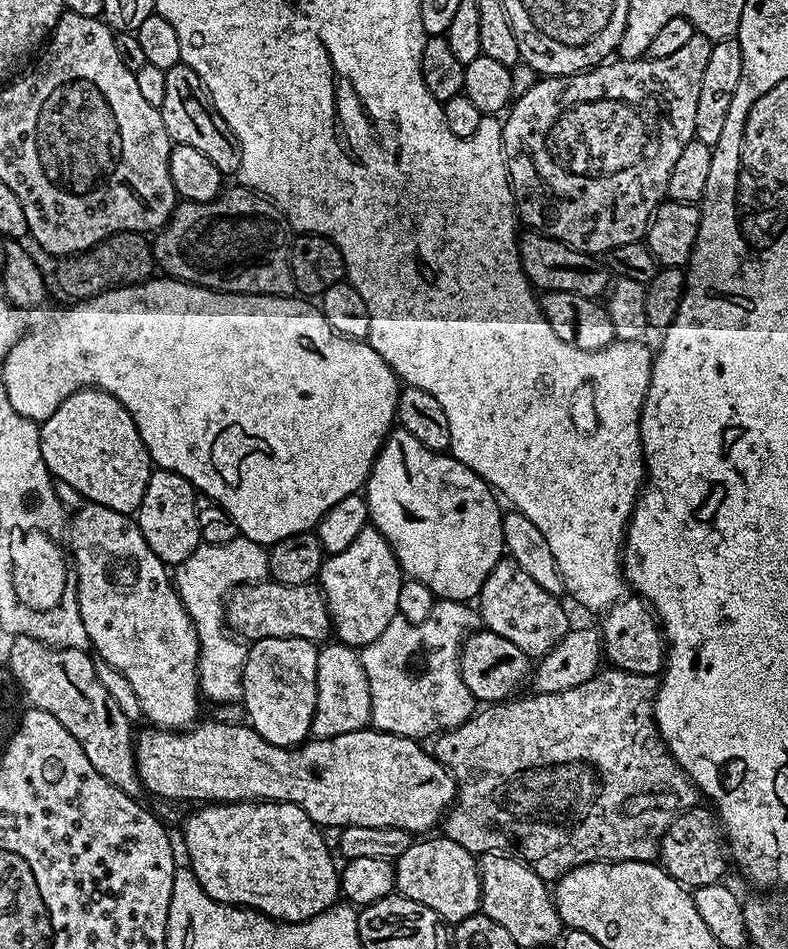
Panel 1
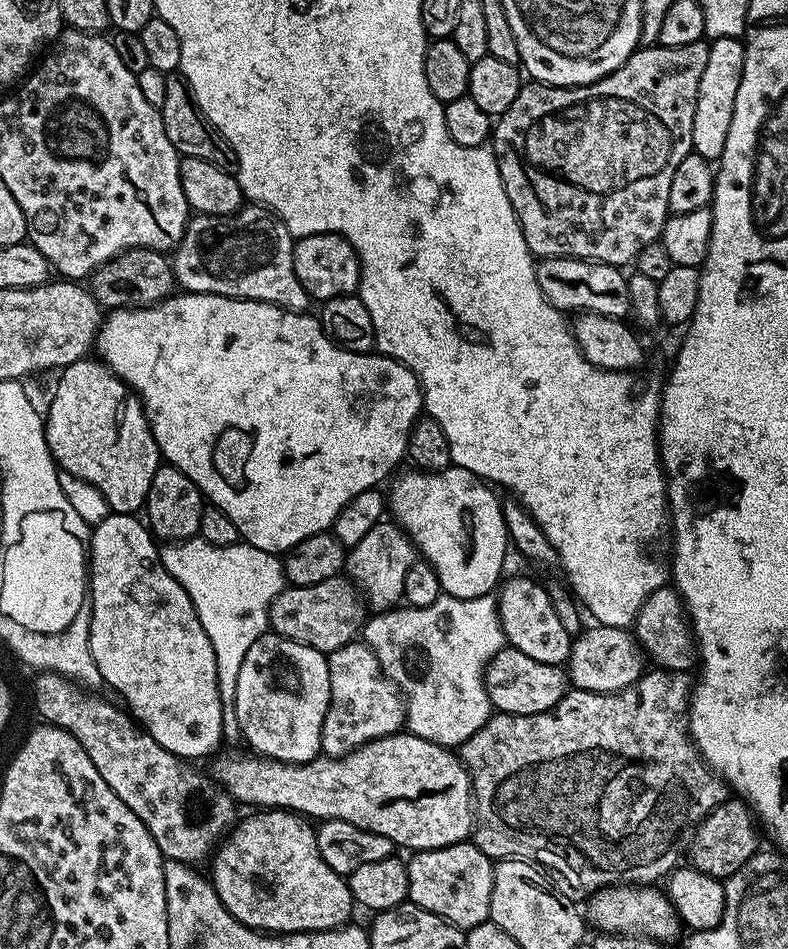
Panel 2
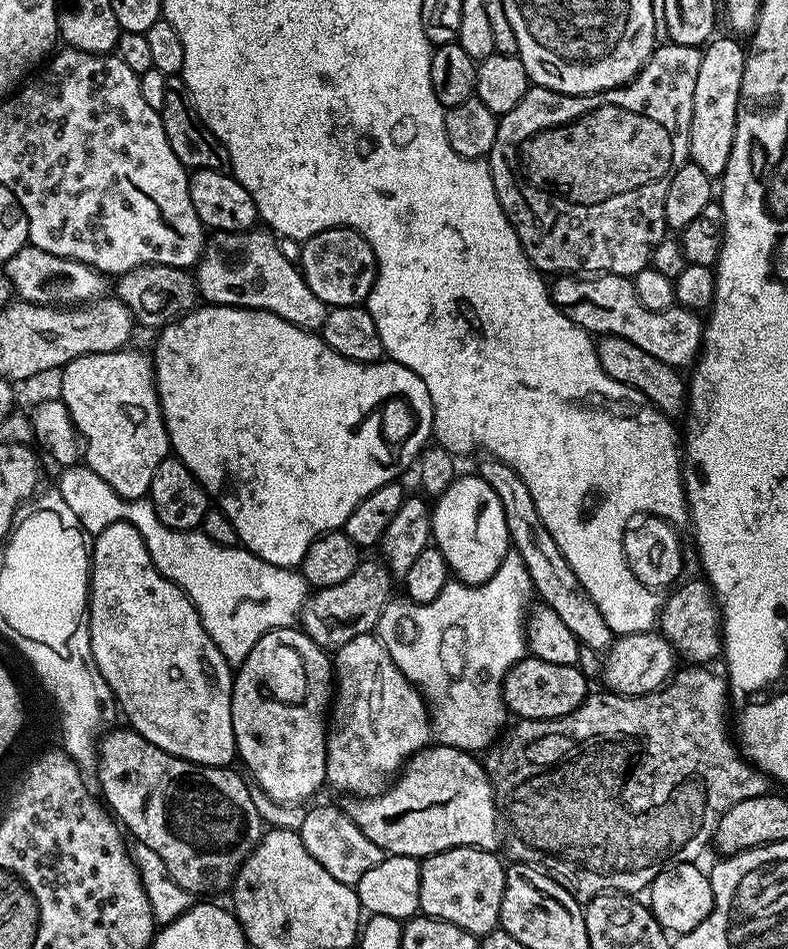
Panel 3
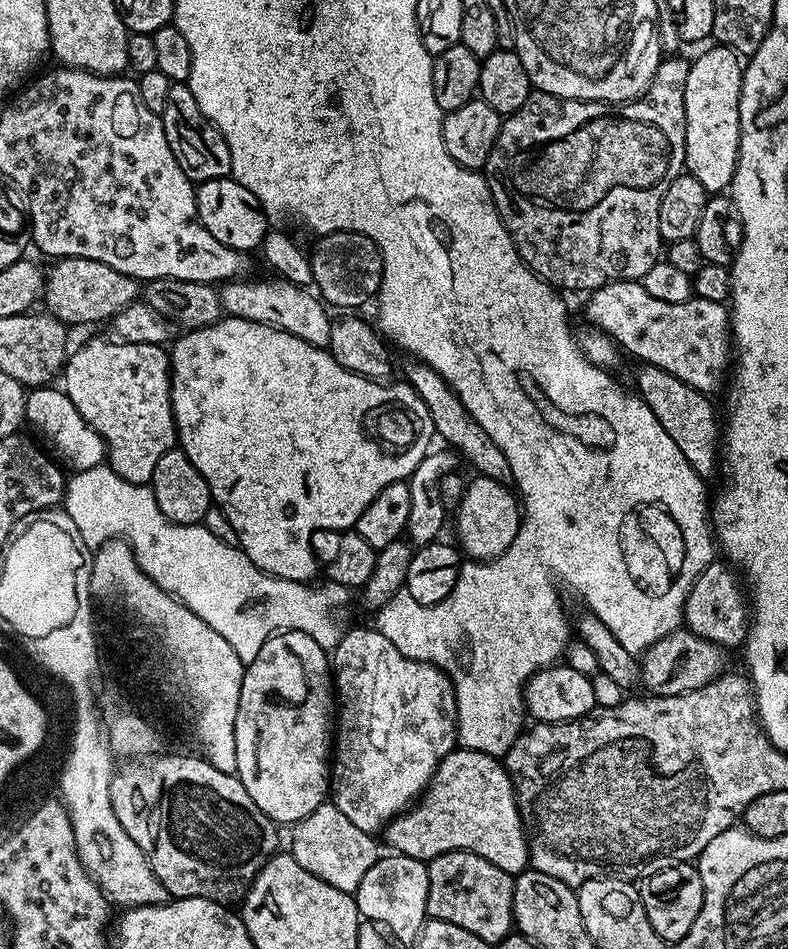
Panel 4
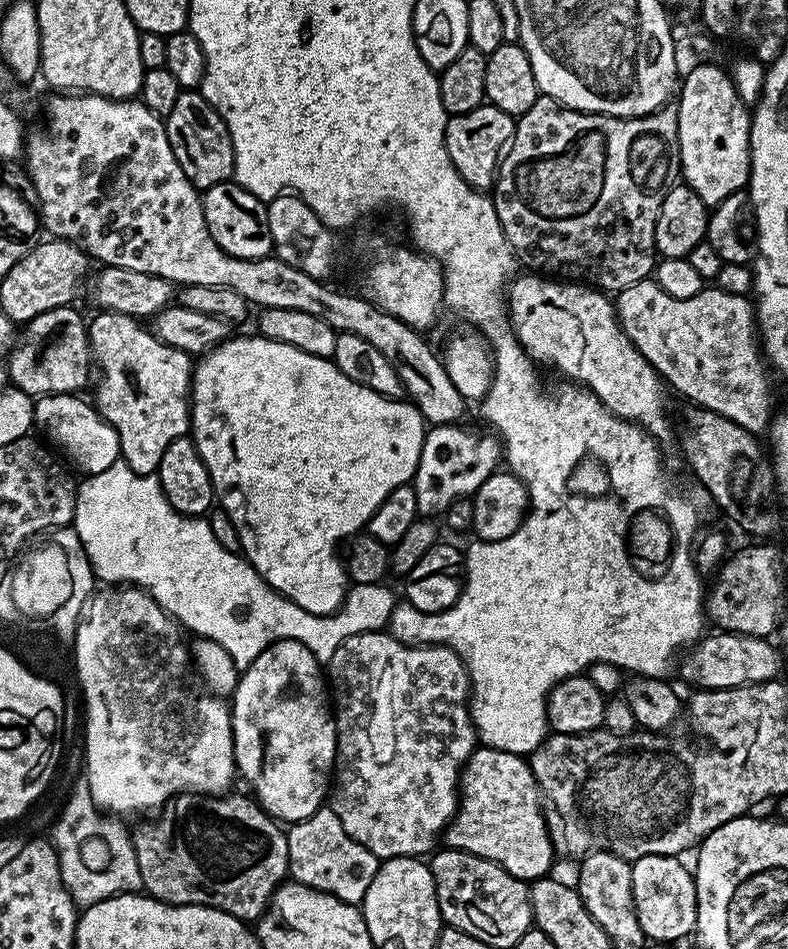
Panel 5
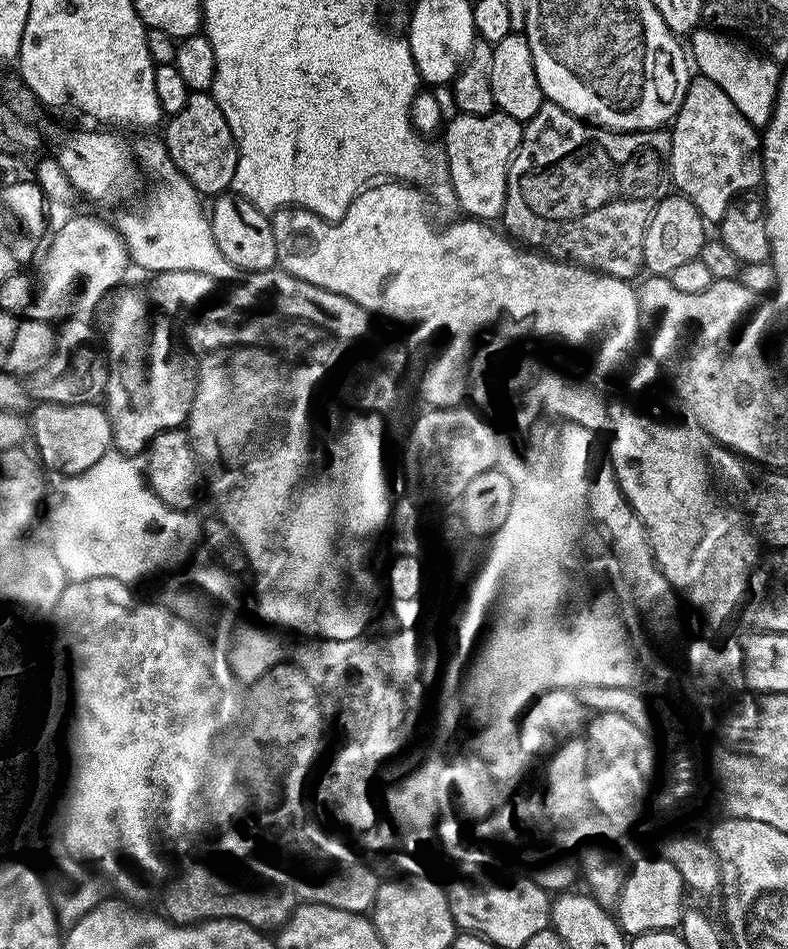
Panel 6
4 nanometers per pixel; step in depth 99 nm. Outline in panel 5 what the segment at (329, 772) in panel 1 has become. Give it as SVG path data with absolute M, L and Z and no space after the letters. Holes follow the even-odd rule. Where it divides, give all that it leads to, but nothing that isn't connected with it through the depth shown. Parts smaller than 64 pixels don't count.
M477 747L460 769L456 815L444 829L442 840L449 848L457 848L478 858L492 860L519 880L531 882L545 879L551 873L548 871L552 868L554 851L548 824L544 820L540 788L536 785L531 763L525 757L510 754L506 750Z

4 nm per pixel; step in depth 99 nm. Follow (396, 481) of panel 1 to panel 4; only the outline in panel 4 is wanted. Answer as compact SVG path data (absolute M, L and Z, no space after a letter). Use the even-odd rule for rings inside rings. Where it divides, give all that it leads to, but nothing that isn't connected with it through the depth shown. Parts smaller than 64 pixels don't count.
M482 475L475 477L476 481L469 483L464 490L456 512L456 536L459 547L468 552L473 561L487 562L502 555L514 542L520 529L522 508L514 495L513 489L506 484L499 484Z

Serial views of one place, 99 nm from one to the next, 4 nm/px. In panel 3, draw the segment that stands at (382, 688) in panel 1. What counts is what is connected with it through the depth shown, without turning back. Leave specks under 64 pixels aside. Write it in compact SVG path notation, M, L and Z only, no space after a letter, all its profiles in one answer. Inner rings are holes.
M512 550L505 556L502 566L498 566L498 570L484 584L464 584L462 581L452 578L449 579L448 585L442 590L442 594L438 594L438 598L434 598L434 602L416 604L407 598L396 598L389 602L386 610L382 610L382 618L376 623L375 635L382 642L382 646L386 646L390 658L394 658L394 666L398 666L398 670L402 670L405 678L414 687L420 689L428 705L432 731L439 743L451 748L460 748L464 752L473 754L483 753L496 743L502 729L505 727L504 719L509 719L510 716L508 709L504 707L504 679L508 671L518 661L524 659L526 655L525 623L526 617L530 612L528 603L531 600L534 600L534 593L530 582L530 574L526 574L526 566L522 562L520 555Z

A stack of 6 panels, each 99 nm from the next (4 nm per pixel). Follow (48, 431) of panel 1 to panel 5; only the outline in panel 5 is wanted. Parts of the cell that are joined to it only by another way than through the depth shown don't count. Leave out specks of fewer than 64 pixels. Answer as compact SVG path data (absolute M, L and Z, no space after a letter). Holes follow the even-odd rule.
M100 310L95 313L97 316L93 320L87 321L88 344L92 347L93 361L100 368L100 381L96 384L96 400L94 399L94 407L99 412L102 419L118 434L118 442L120 443L120 459L130 466L130 470L134 470L137 476L150 476L159 469L162 462L162 454L166 454L166 446L170 446L172 440L177 440L179 436L188 436L190 432L190 393L192 391L192 370L194 367L193 357L182 350L174 350L174 346L166 346L166 342L159 340L156 335L147 327L144 328L139 319L126 314L118 314L117 312L109 312Z

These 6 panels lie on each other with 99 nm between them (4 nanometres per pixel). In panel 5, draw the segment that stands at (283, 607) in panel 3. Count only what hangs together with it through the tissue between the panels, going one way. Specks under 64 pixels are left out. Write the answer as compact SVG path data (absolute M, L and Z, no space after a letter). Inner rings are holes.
M121 459L115 460L107 470L102 470L102 474L94 474L79 481L76 490L74 527L88 555L92 575L97 581L105 580L103 583L108 586L135 586L141 588L144 592L148 592L150 598L154 598L154 602L158 602L158 606L162 606L162 610L168 613L180 625L181 629L187 630L189 633L192 631L191 635L201 640L218 642L218 646L222 646L222 650L226 650L226 654L230 654L230 658L236 663L237 669L240 670L248 668L250 662L254 662L254 658L258 658L258 654L262 654L262 650L266 650L276 640L302 642L302 646L306 646L306 650L310 650L310 654L314 654L316 660L321 662L330 661L334 658L334 650L338 650L338 646L342 646L342 642L346 642L346 638L354 638L358 634L366 634L367 632L385 631L390 622L390 614L394 614L394 606L398 602L398 596L395 596L387 588L387 583L352 584L347 594L344 595L344 601L341 602L339 610L331 612L329 616L319 616L318 614L310 614L310 610L302 610L302 606L290 602L282 593L275 592L258 574L258 570L254 570L252 563L245 560L240 552L226 550L226 546L222 546L222 542L218 542L218 538L214 538L214 530L207 519L198 516L183 516L178 510L174 510L174 506L170 506L159 479L155 475L137 476L136 472L130 470L130 466Z

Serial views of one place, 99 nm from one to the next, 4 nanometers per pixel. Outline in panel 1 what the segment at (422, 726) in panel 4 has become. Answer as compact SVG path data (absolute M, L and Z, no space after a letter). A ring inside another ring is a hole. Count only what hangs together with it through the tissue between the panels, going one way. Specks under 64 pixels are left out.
M328 642L317 651L316 657L318 678L311 735L317 740L328 740L338 734L350 734L359 728L369 727L372 719L370 686L366 678L366 670L362 670L359 651L351 648L349 644Z

